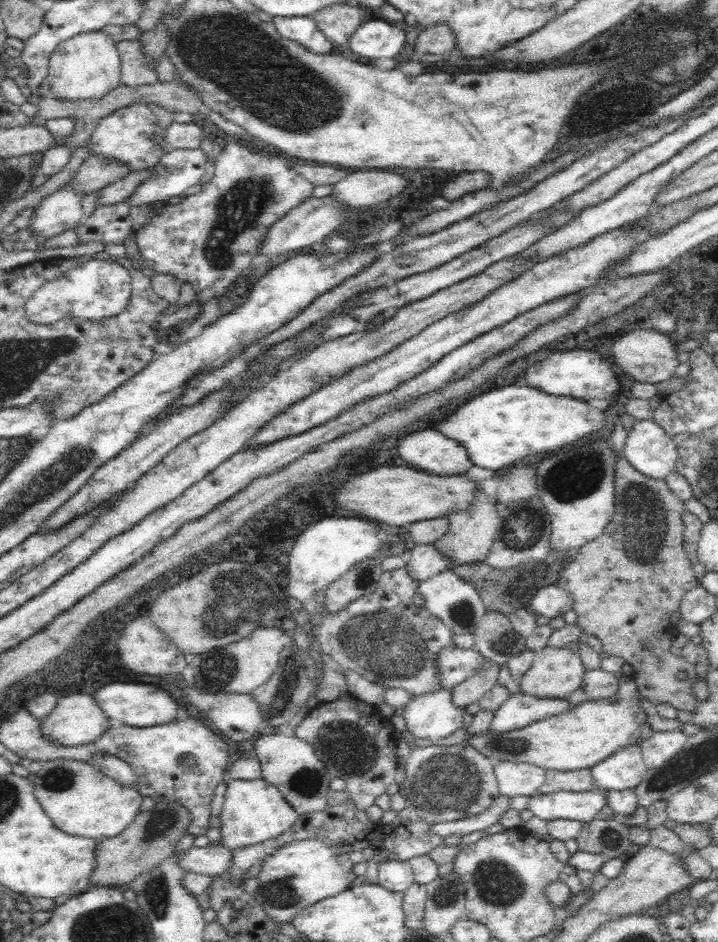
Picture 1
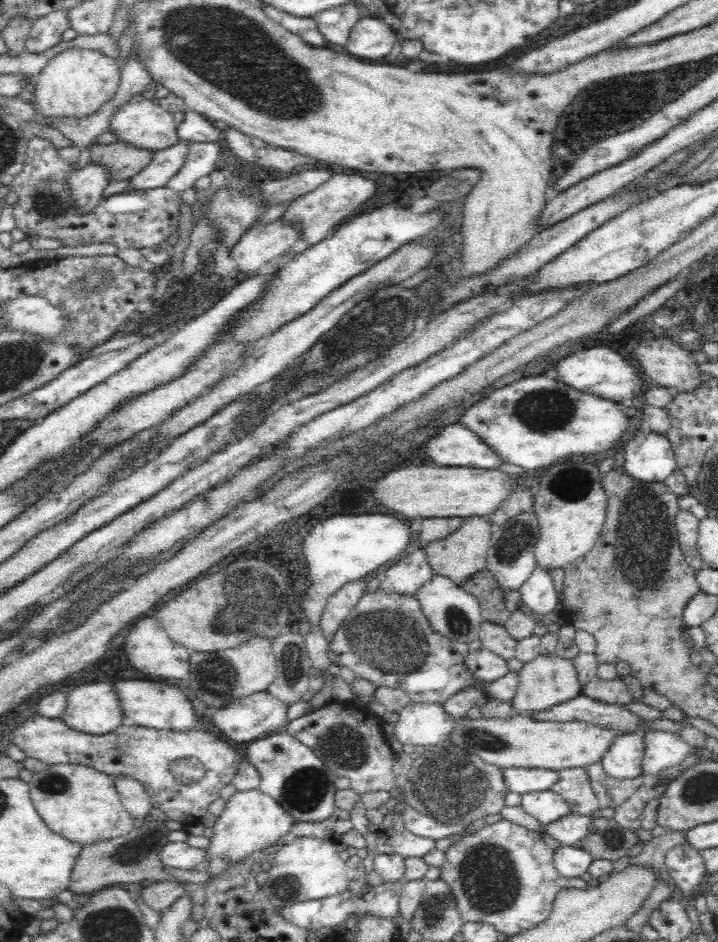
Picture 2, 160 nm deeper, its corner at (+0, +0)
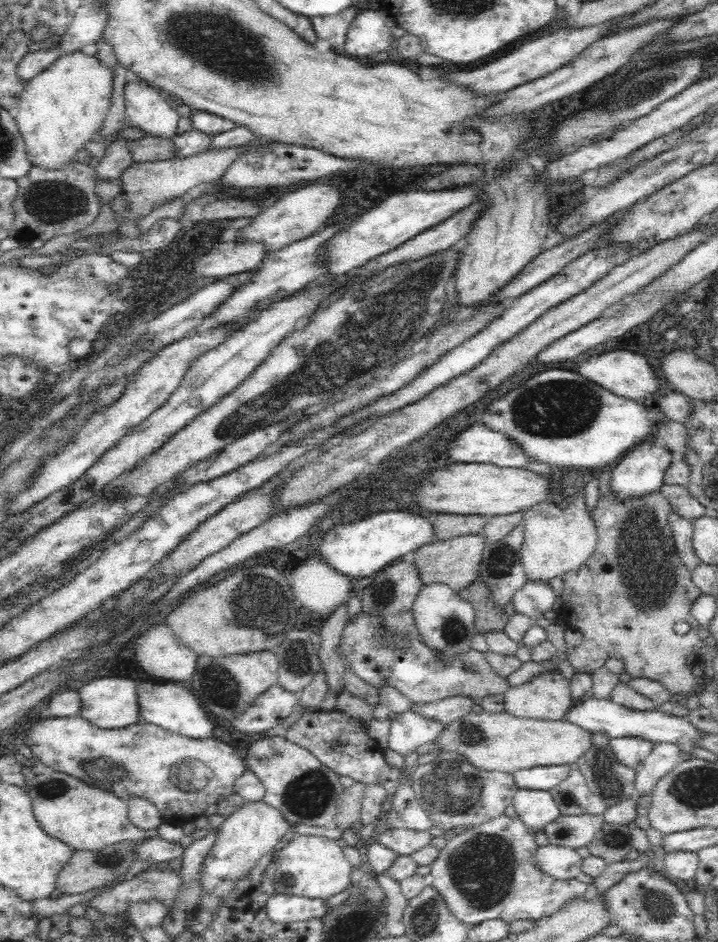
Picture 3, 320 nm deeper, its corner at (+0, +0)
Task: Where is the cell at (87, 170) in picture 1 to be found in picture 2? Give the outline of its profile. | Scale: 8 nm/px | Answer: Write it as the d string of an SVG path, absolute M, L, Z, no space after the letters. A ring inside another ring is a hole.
M130 143L98 144L88 146L92 162L99 162L109 172L111 180L132 178L146 168L153 157L153 150L142 149Z

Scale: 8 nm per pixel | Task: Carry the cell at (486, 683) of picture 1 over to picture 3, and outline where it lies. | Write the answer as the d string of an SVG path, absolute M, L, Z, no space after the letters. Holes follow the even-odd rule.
M464 696L447 697L436 702L413 702L410 709L414 713L432 719L448 726L452 721L459 721L461 717L472 711L472 699Z

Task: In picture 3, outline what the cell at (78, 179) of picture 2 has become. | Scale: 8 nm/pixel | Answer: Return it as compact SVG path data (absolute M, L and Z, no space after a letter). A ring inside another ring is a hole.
M115 136L114 141L108 145L100 164L93 168L95 178L98 178L98 180L104 180L104 178L114 180L114 178L118 178L134 162L130 150L132 142L134 141Z

